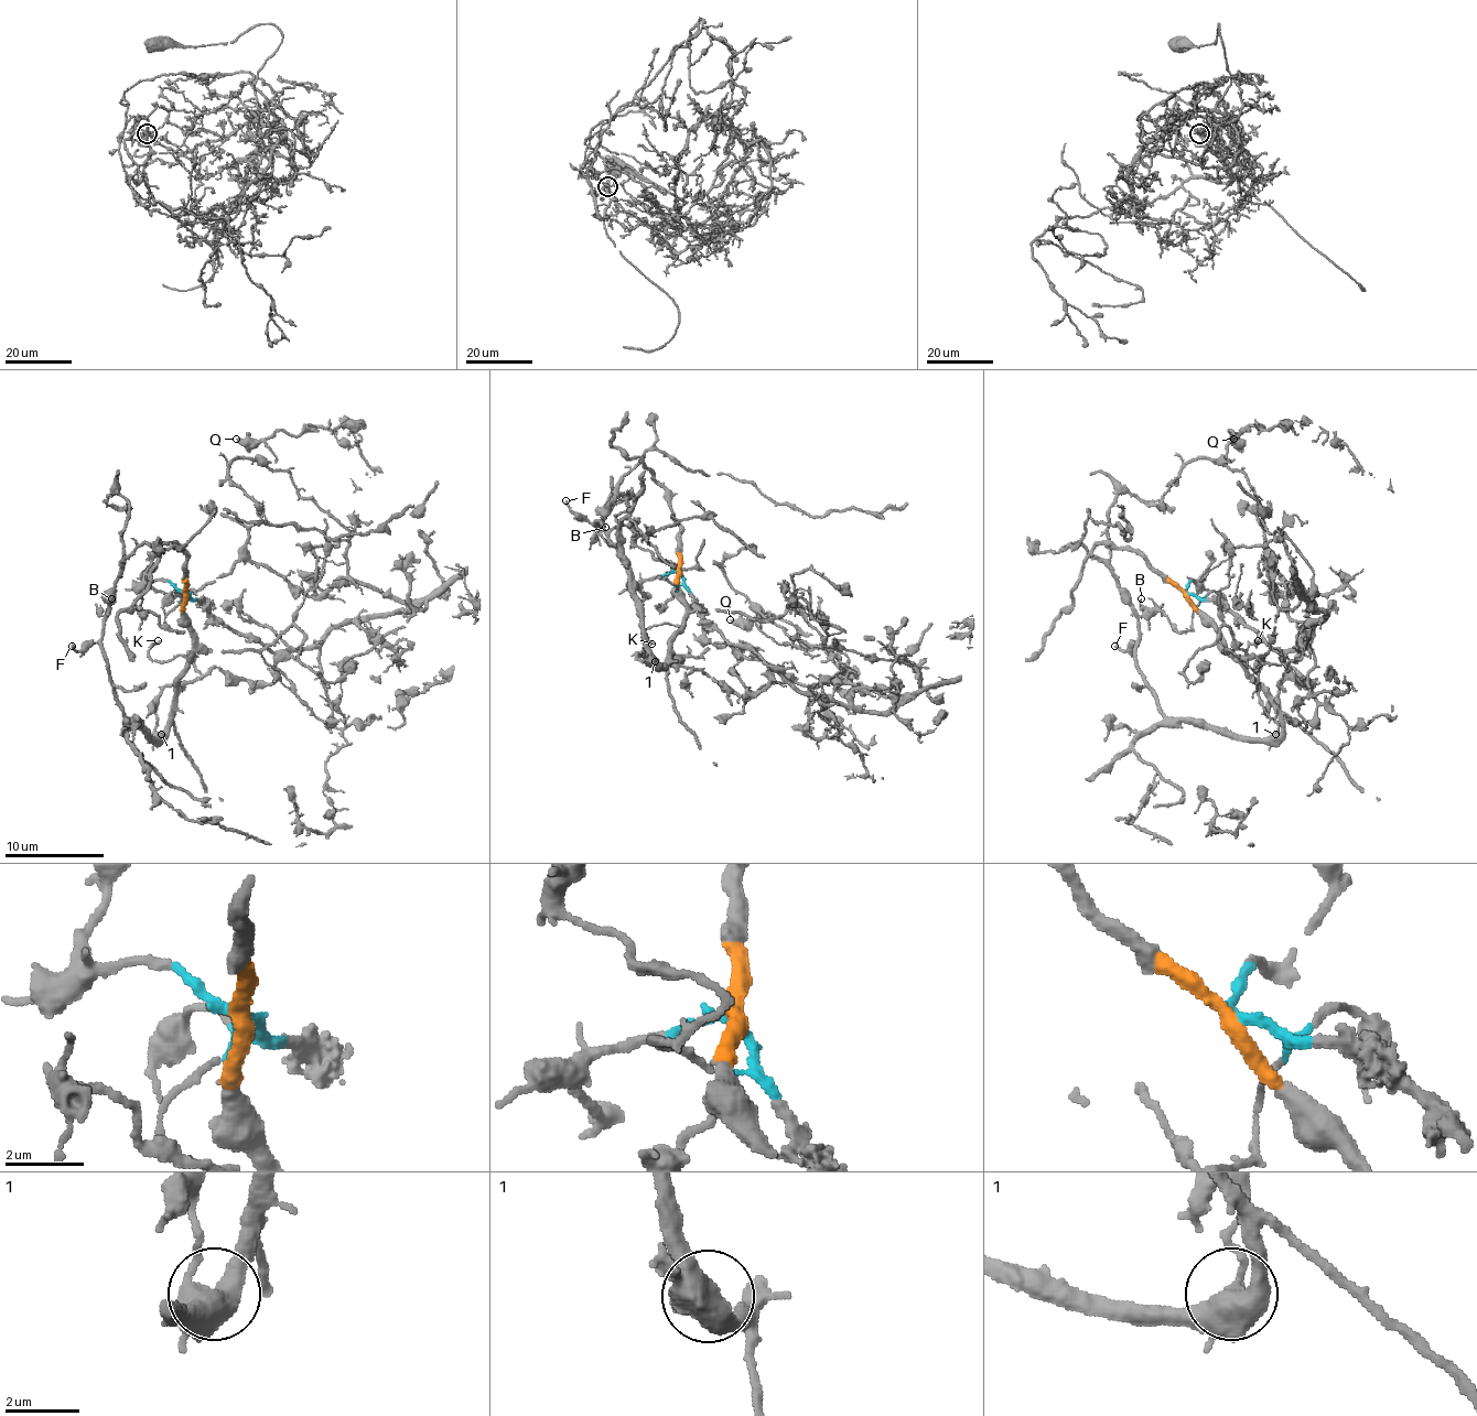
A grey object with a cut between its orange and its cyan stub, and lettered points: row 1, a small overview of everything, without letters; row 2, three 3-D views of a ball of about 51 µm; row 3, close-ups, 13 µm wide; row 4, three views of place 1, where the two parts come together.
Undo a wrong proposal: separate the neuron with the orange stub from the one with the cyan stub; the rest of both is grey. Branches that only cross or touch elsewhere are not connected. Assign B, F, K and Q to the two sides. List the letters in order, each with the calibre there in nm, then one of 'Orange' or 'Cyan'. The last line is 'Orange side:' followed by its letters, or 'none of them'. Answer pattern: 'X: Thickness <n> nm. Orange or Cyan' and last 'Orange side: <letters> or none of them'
B: Thickness 110 nm. Orange
F: Thickness 200 nm. Orange
K: Thickness 220 nm. Orange
Q: Thickness 440 nm. Cyan
Orange side: B, F, K

